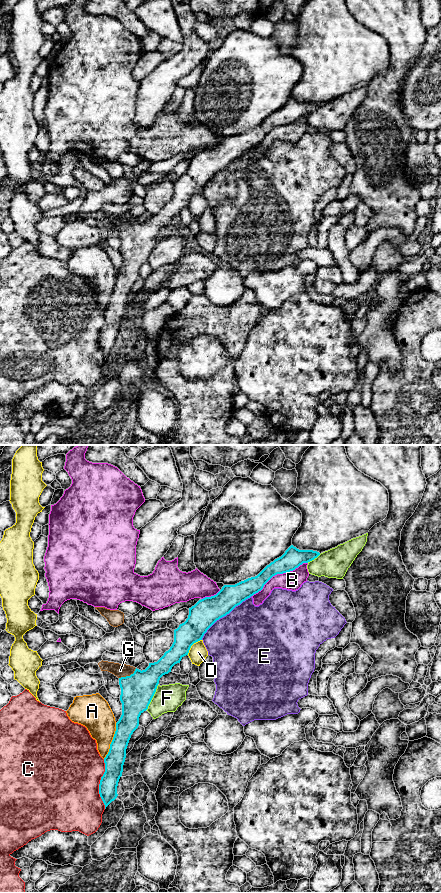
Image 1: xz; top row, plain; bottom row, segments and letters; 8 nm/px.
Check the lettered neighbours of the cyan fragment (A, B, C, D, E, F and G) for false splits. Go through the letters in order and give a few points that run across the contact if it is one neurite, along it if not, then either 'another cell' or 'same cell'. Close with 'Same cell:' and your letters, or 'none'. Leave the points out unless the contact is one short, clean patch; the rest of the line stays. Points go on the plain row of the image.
A: another cell
B: another cell
C: another cell
D: another cell
E: another cell
F: another cell
G: line xz (137, 242), (137, 238), (128, 228), (120, 222); same cell
Same cell: G

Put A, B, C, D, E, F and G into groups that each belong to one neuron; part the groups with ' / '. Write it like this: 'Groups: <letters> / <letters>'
Groups: A / B / C / D / E / F / G

